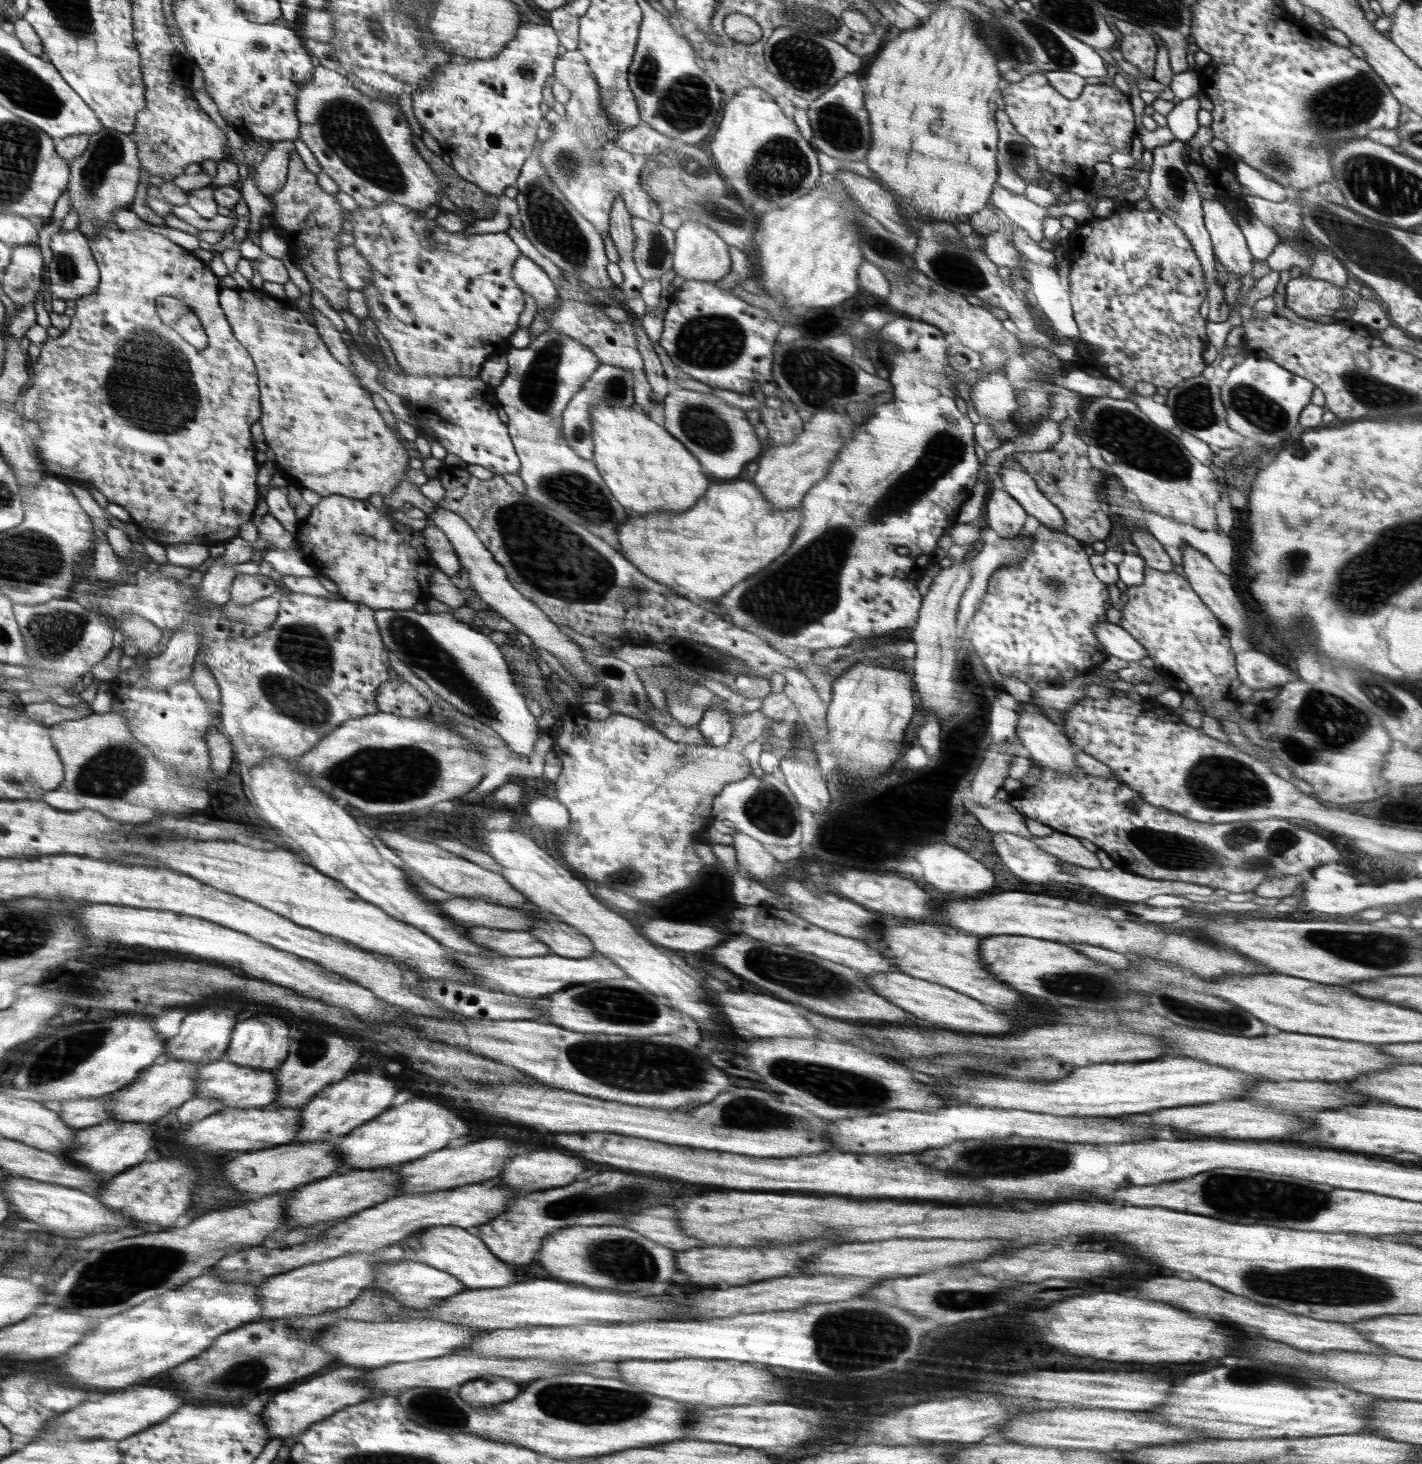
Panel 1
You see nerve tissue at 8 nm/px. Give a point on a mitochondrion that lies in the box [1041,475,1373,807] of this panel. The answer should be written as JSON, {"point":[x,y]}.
{"point":[1295,563]}

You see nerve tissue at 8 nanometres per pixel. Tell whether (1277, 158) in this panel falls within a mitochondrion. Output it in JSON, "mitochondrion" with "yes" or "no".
{"mitochondrion":"yes"}

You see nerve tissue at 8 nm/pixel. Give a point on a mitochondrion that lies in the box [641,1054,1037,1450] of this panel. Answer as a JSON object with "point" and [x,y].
{"point":[866,1334]}

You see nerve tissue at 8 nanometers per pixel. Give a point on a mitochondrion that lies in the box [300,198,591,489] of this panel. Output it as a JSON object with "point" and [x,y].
{"point":[539,388]}

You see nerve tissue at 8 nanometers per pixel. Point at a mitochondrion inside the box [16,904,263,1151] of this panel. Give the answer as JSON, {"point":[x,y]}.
{"point":[69,1056]}

